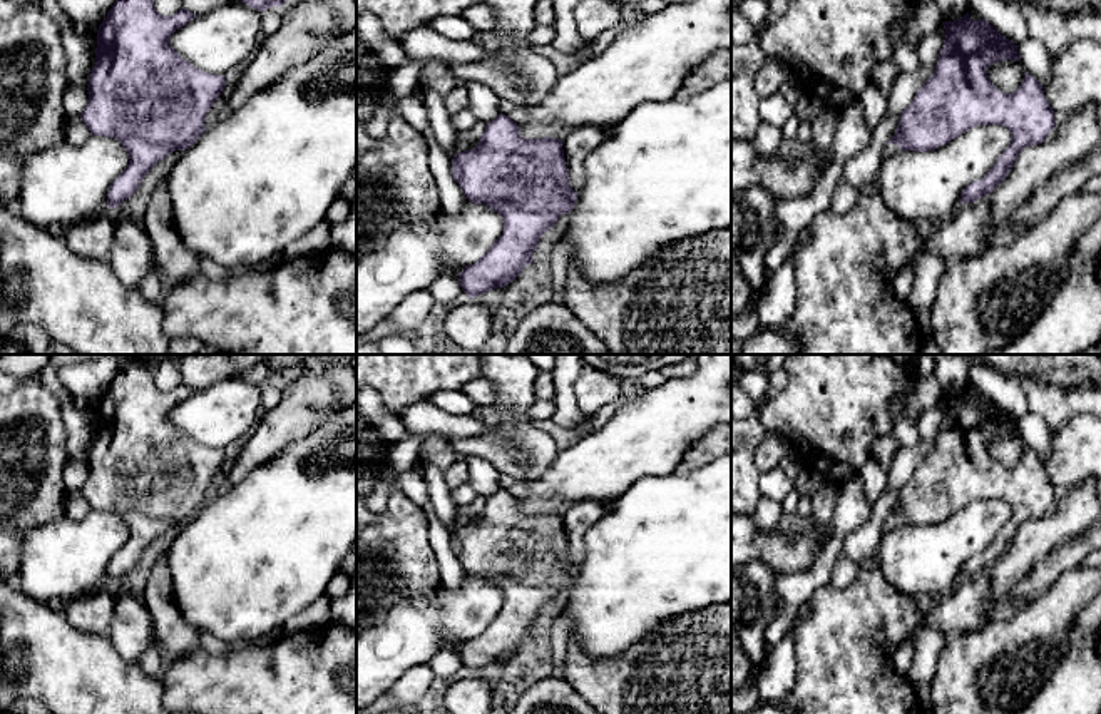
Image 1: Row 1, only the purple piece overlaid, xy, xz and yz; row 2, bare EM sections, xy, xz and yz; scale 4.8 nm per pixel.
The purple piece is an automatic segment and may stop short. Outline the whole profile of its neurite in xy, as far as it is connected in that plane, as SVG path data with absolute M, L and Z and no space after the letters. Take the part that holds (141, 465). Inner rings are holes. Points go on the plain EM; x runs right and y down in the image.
M131 361L120 366L99 400L89 475L80 492L90 508L117 513L131 533L109 562L110 584L134 570L146 548L167 528L197 517L206 505L206 490L226 462L224 450L196 443L169 420L171 410L196 391L184 383L162 391L154 381L154 366Z

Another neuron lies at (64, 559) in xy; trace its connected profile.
M90 508L80 520L64 515L23 535L15 582L23 594L45 604L85 595L109 584L109 562L129 535L114 512Z

